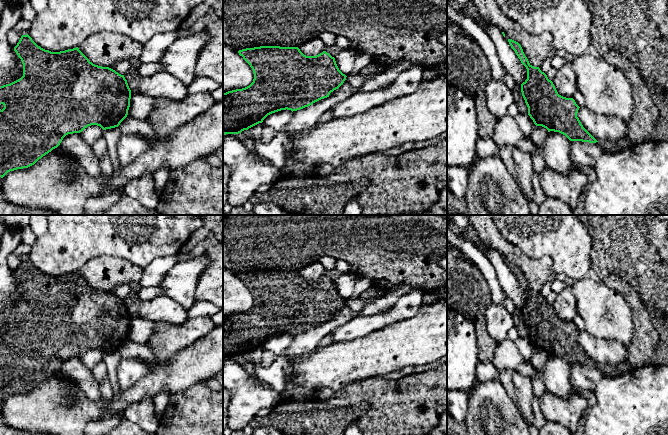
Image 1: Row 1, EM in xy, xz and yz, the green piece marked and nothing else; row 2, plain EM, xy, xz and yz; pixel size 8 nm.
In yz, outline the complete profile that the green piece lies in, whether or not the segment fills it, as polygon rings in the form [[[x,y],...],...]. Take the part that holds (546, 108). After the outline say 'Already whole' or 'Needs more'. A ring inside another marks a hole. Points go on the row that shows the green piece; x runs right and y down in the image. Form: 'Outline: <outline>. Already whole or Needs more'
Outline: [[[508,39],[511,48],[515,51],[521,63],[527,69],[527,79],[521,84],[522,96],[528,107],[528,115],[536,126],[542,126],[550,131],[559,132],[565,135],[570,141],[582,141],[589,143],[598,142],[581,124],[577,113],[579,106],[573,98],[566,98],[558,94],[553,82],[539,67],[532,66],[525,56],[521,45]]]. Already whole

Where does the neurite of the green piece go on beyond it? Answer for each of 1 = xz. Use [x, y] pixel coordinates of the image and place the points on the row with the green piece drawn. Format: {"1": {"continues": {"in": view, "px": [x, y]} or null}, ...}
{"1": {"continues": null}}

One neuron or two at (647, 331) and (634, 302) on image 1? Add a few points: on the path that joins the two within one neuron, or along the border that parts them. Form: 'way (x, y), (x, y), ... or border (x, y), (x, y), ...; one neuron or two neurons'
way (642, 324), (637, 309); one neuron

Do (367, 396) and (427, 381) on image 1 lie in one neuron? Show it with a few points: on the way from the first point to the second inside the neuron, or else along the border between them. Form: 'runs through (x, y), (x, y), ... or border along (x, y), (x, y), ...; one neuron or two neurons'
runs through (382, 396), (412, 396); one neuron

